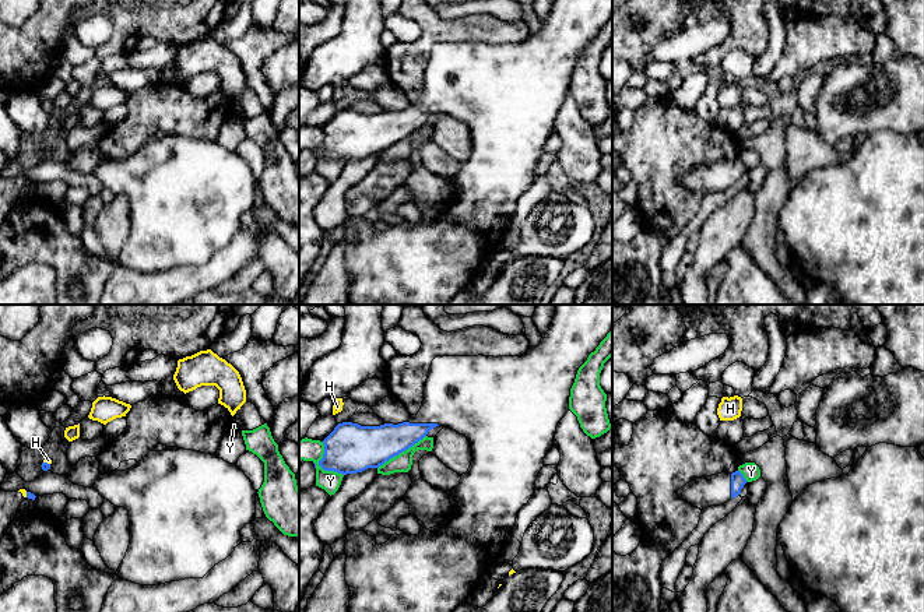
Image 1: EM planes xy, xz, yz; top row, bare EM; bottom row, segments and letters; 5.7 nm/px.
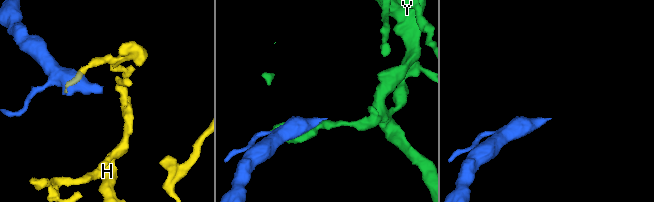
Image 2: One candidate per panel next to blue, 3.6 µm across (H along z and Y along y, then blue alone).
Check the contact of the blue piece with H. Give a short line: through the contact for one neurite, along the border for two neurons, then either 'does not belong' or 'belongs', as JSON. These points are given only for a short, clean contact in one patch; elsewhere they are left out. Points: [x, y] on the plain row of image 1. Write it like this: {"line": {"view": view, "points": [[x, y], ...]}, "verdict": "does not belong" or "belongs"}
{"verdict": "does not belong"}

